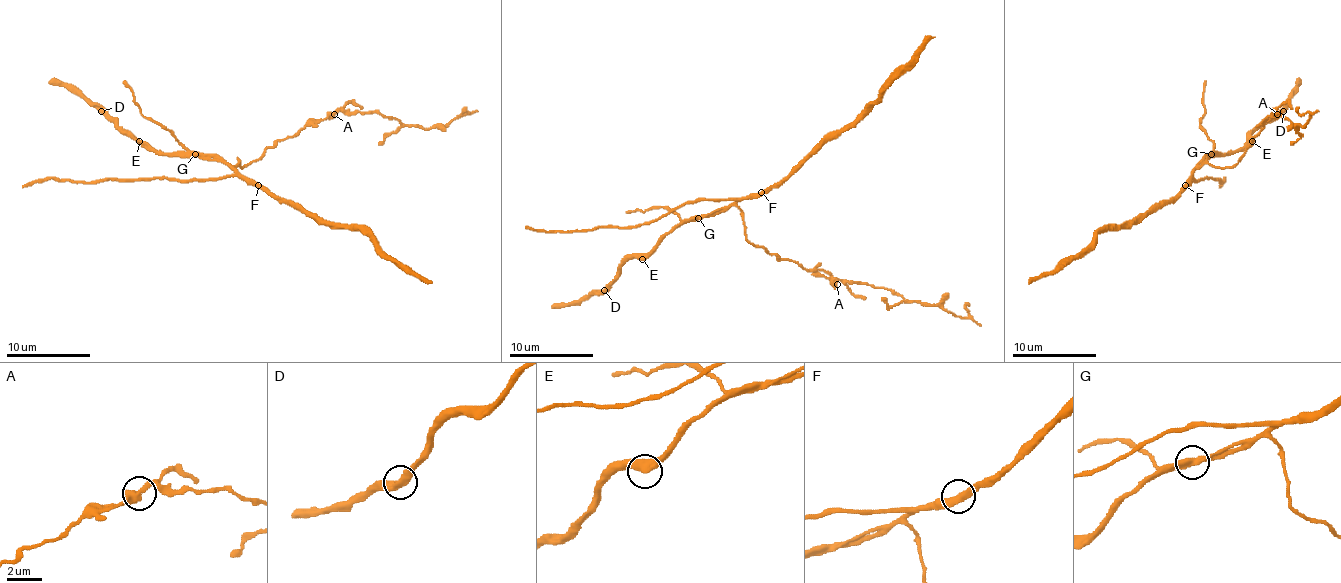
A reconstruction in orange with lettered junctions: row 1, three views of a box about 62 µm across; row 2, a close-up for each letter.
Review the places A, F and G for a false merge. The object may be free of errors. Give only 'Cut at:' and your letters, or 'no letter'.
Cut at: no letter

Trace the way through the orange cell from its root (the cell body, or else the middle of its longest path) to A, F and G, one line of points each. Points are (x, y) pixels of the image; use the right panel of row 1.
A: (1210, 166), (1231, 168), (1262, 126), (1277, 114)
F: (1210, 166), (1202, 164), (1195, 168), (1185, 185)
G: (1210, 166), (1198, 164), (1210, 153)

